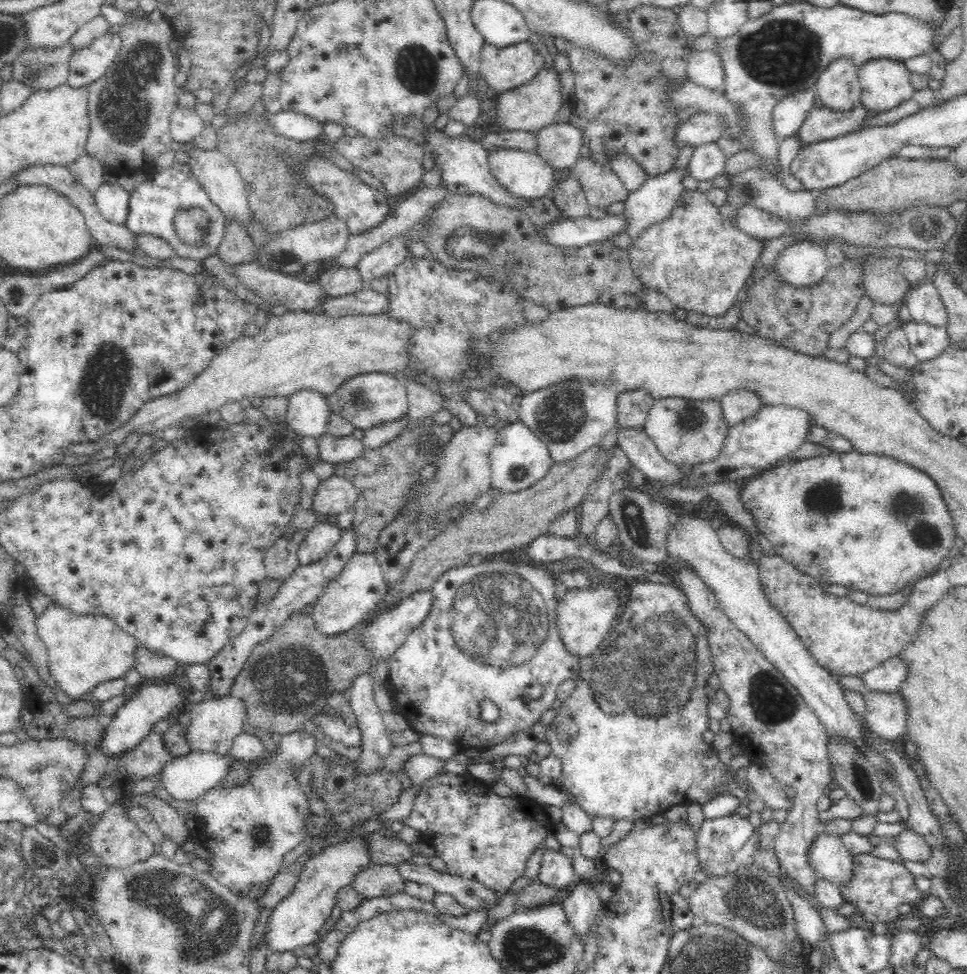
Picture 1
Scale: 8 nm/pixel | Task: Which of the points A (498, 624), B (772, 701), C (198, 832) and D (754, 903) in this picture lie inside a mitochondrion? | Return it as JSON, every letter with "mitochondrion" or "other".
{"A":"mitochondrion","B":"mitochondrion","C":"other","D":"mitochondrion"}

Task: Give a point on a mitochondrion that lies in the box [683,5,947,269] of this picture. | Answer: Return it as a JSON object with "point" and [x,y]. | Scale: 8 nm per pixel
{"point":[784,54]}

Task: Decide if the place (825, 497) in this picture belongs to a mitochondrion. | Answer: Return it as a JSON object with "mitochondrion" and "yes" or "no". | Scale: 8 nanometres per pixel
{"mitochondrion":"yes"}

